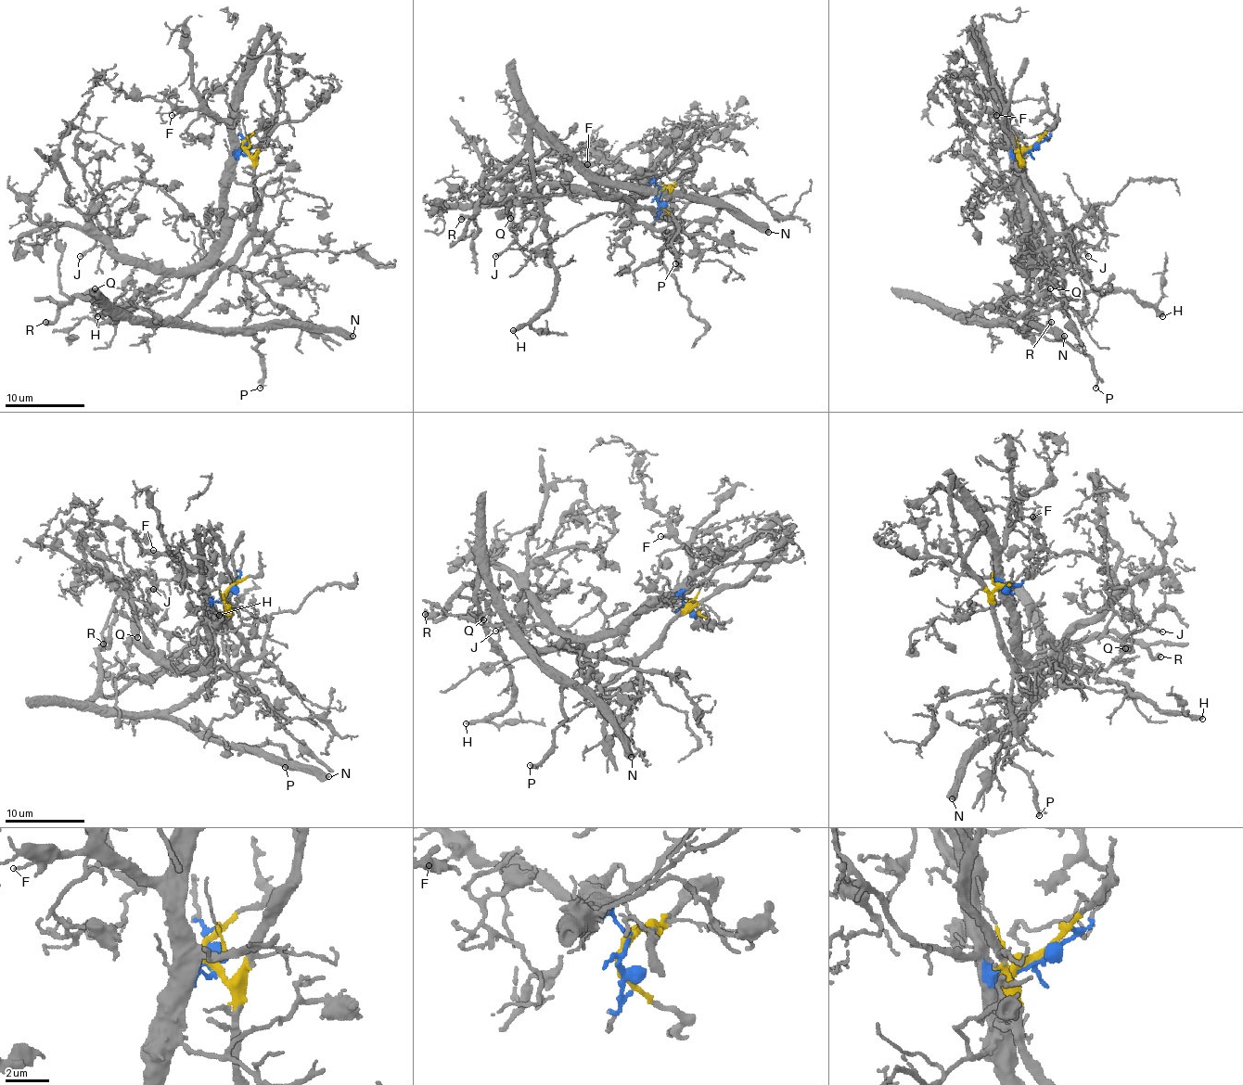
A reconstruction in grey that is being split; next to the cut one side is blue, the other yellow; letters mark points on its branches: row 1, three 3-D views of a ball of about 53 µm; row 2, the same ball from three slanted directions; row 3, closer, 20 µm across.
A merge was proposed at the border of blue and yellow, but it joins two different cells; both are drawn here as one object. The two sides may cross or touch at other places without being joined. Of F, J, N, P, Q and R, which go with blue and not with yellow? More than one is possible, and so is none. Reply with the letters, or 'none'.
F, J, Q

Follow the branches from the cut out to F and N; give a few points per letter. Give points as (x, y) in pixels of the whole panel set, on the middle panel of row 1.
F: (659, 198), (659, 186), (653, 178), (641, 176), (617, 164), (596, 160), (586, 164)
N: (659, 198), (667, 188), (669, 214), (607, 197), (595, 185), (683, 190), (707, 202), (726, 202), (769, 233)

